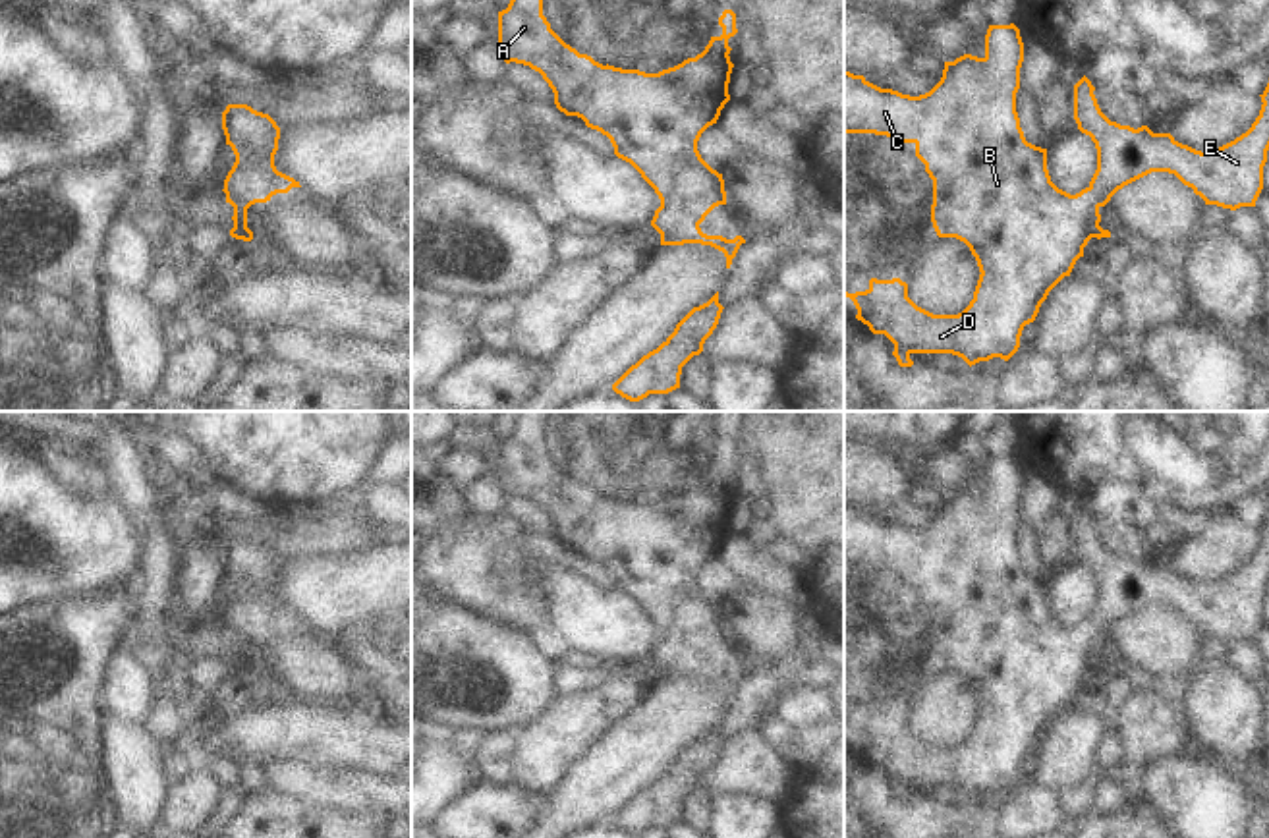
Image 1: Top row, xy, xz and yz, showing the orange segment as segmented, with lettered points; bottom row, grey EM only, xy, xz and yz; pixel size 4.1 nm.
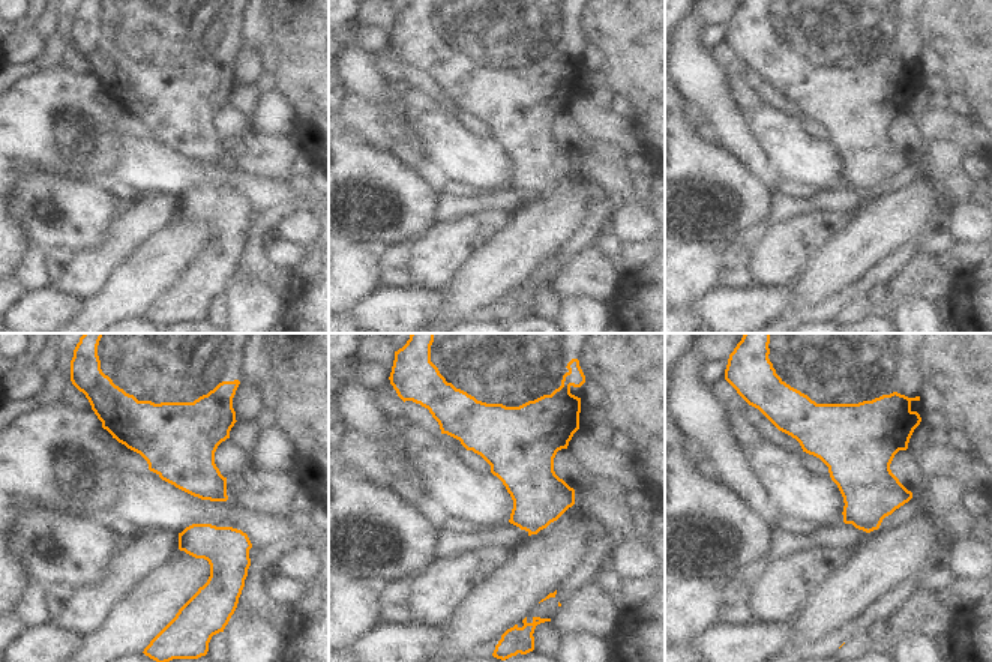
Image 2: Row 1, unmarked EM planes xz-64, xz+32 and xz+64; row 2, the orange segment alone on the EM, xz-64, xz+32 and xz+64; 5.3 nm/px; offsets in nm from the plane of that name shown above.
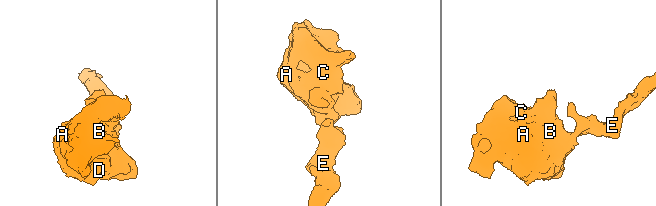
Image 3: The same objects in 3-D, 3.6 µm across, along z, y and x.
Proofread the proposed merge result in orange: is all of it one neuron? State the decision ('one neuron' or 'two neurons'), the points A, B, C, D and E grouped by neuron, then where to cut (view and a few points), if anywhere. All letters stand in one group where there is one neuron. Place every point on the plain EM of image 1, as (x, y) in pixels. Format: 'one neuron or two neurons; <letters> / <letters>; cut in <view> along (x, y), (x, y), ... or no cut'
one neuron; A B C D E; no cut

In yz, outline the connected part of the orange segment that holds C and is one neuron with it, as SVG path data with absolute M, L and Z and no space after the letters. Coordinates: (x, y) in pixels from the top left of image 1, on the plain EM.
M989 458L985 489L964 487L945 494L941 514L925 527L910 529L881 521L863 508L844 502L844 566L875 566L914 575L916 589L933 612L931 655L939 670L964 674L979 699L979 712L970 738L958 747L933 747L908 730L900 711L869 712L865 724L848 726L858 741L856 751L873 767L885 767L900 799L912 799L912 786L952 786L970 799L1001 790L1008 794L1020 780L1026 757L1033 755L1049 724L1070 709L1091 670L1111 670L1099 658L1099 641L1124 618L1151 606L1174 606L1192 620L1205 637L1236 643L1255 639L1263 622L1263 599L1269 583L1269 516L1261 543L1252 560L1234 573L1196 583L1178 575L1170 566L1153 566L1111 554L1099 541L1095 519L1084 508L1074 517L1074 552L1097 581L1097 602L1086 622L1070 628L1058 622L1047 602L1047 581L1026 573L1016 545L1024 475L1020 461Z

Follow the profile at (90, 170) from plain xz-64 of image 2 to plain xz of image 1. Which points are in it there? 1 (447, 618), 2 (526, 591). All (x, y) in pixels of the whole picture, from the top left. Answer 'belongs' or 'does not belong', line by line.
1: does not belong
2: belongs

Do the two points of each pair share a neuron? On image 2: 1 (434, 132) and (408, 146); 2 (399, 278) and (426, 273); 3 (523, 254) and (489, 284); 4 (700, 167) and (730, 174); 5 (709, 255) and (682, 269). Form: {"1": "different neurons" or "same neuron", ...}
{"1": "different neurons", "2": "different neurons", "3": "same neuron", "4": "same neuron", "5": "same neuron"}

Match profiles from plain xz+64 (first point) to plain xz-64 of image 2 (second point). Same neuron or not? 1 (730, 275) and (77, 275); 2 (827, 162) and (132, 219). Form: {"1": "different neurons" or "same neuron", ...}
{"1": "different neurons", "2": "different neurons"}

